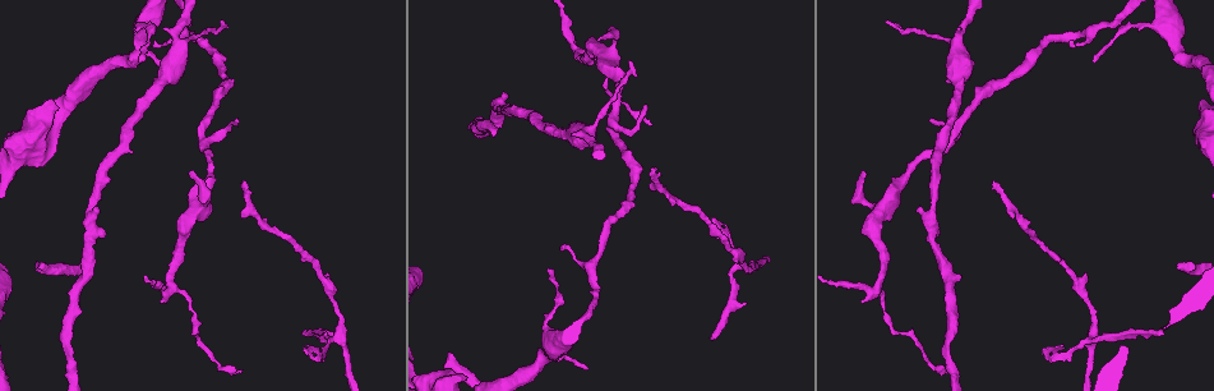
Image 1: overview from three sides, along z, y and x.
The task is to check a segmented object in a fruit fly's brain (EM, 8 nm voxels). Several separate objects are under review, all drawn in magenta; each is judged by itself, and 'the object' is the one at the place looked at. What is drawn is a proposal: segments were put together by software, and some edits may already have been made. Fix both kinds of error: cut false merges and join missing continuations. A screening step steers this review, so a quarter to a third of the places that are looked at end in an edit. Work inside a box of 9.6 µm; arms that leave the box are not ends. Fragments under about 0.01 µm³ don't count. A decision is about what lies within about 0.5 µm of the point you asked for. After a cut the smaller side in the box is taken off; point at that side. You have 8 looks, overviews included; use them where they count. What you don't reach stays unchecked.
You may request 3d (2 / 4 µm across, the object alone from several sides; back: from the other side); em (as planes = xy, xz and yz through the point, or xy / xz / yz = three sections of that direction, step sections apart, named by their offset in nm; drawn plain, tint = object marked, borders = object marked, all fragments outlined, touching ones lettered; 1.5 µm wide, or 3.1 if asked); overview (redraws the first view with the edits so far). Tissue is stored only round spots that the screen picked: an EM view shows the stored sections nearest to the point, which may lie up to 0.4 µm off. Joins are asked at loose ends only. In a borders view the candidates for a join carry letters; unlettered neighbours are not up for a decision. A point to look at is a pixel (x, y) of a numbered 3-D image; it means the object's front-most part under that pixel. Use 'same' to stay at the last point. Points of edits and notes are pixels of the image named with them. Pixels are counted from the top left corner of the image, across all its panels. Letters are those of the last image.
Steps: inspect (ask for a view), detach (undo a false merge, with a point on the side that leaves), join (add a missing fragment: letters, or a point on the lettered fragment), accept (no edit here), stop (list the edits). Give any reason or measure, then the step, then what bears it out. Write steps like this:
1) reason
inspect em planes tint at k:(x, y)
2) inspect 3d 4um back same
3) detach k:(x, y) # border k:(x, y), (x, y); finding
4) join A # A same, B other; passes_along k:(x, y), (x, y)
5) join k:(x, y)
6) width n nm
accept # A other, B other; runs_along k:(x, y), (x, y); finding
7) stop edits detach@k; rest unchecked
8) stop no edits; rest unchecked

narrows sharply
inspect 3d 2um at 1:(1087, 303)

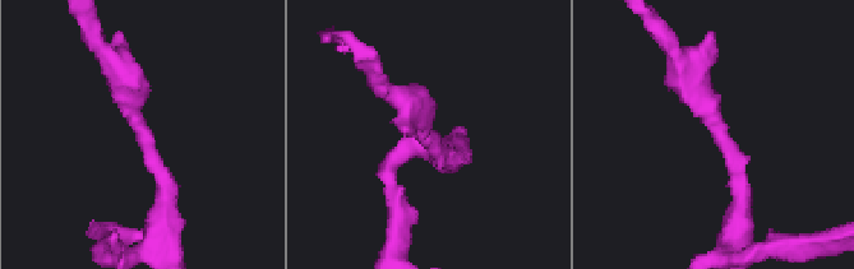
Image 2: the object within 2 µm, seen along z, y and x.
now the EM
inspect em planes tint at 2:(141, 130)

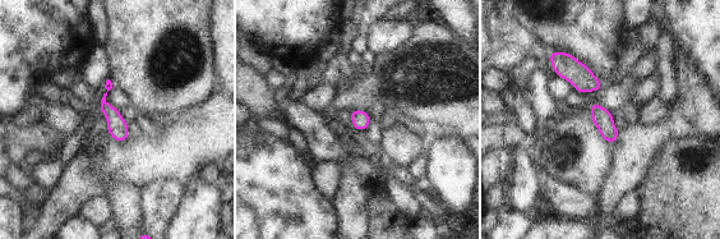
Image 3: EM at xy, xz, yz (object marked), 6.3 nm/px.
see the neighbours
inspect em planes borders same

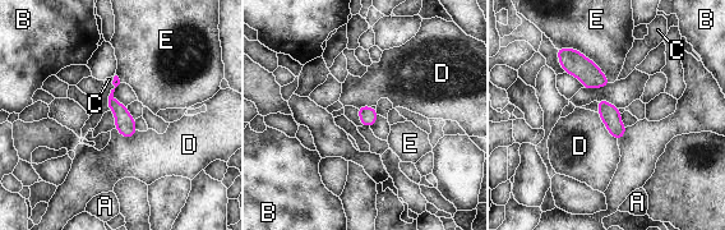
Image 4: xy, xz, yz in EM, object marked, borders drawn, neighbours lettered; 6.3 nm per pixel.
accept # A other, B other, C other, D other, E other; border 4:(596, 113), (605, 129), (617, 141); all the same neuron

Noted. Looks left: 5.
thin end
inspect 3d 4um at 1:(301, 332)

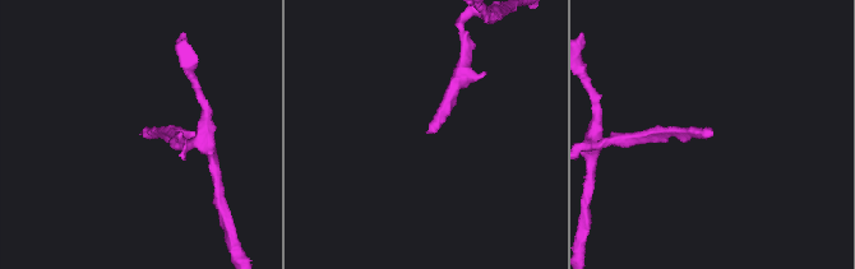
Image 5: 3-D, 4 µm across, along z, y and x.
now the EM
inspect em planes borders at 5:(712, 130)

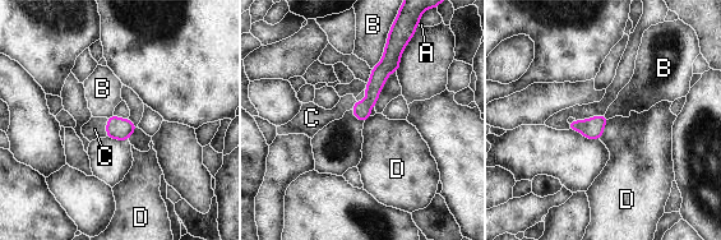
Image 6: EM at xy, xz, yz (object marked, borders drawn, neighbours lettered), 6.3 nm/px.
width 120 nm
join C # A other, B other, C same, D other; passes_along 6:(120, 129), (106, 128), (95, 129); it goes on there

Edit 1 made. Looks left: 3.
inspect overview

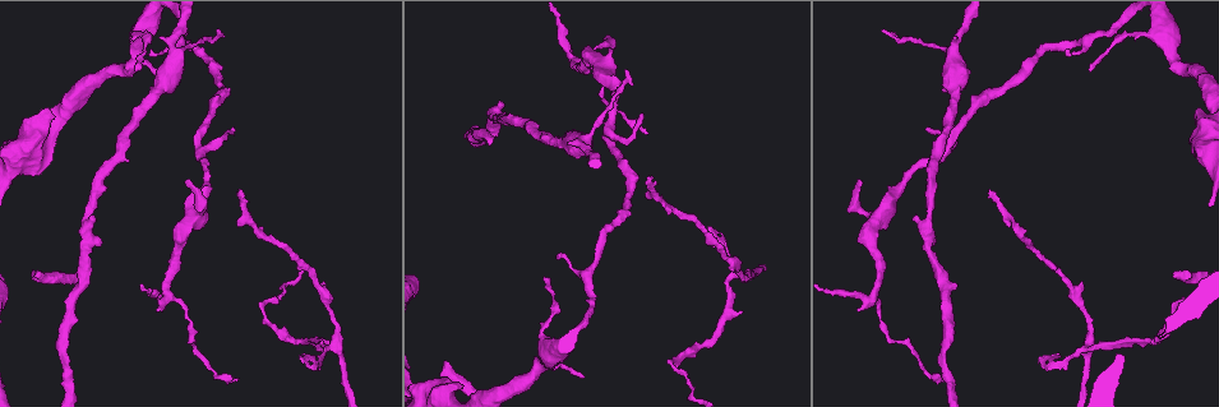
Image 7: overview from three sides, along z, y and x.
end of a long branch
inspect em xy step 8 tint at 7:(650, 180)

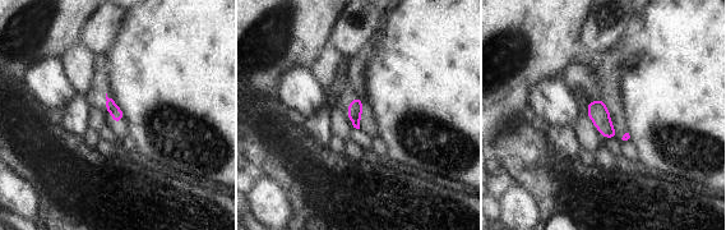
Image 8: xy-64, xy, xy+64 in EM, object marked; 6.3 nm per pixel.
inspect em xy step 8 borders same

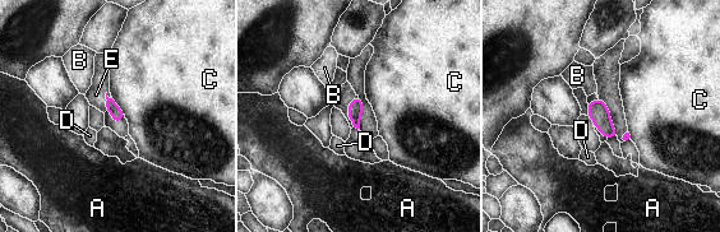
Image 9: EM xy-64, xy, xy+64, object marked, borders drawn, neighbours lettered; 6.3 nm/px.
longest_contact E 200 nm
join E # A other, B other, C other, D other, E same; it goes on there

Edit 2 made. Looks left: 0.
stop edits join@6, join@9; rest unchecked

